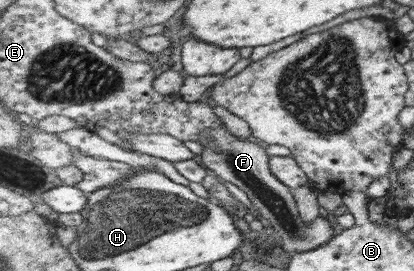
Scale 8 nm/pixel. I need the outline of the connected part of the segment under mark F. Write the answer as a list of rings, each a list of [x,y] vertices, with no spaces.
[[[217,128],[215,132],[205,132],[198,142],[204,146],[198,160],[210,172],[235,184],[246,193],[254,208],[270,223],[270,232],[281,240],[285,251],[299,253],[322,247],[338,233],[338,227],[329,217],[319,217],[313,222],[302,219],[293,190],[269,170],[270,156],[265,152],[264,144],[256,140],[249,142],[249,140],[237,138],[225,128],[221,130]]]

